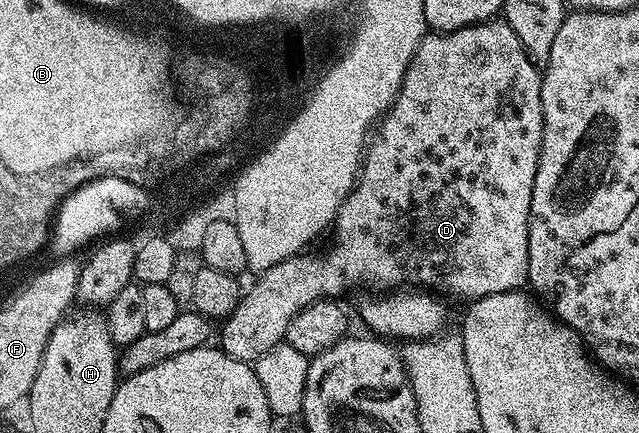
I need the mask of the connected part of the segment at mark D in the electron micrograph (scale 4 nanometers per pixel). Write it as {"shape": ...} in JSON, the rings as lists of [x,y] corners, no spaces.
{"shape":[[[493,18],[484,21],[482,24],[471,24],[470,26],[459,28],[453,32],[438,32],[435,34],[425,35],[424,39],[420,41],[419,46],[416,47],[416,52],[412,56],[412,61],[406,70],[404,81],[400,87],[400,92],[396,96],[396,101],[394,101],[391,108],[384,113],[382,119],[379,121],[378,127],[375,129],[374,135],[371,137],[370,143],[367,145],[364,159],[360,165],[360,174],[355,186],[352,188],[352,193],[345,198],[342,202],[342,206],[338,210],[338,214],[336,215],[334,221],[334,229],[336,228],[336,244],[330,245],[325,252],[314,253],[313,256],[308,256],[309,254],[297,254],[295,256],[291,256],[290,258],[286,258],[277,264],[269,263],[267,267],[265,267],[268,269],[266,269],[265,272],[262,273],[261,276],[249,286],[249,288],[247,285],[246,291],[243,295],[241,295],[240,301],[238,302],[238,306],[223,321],[222,327],[224,327],[224,329],[222,329],[221,332],[219,329],[218,332],[219,347],[223,348],[226,354],[230,354],[230,358],[238,358],[239,360],[255,362],[262,354],[266,354],[266,350],[270,350],[276,344],[281,343],[285,337],[287,337],[290,322],[303,308],[313,304],[314,302],[318,302],[322,298],[340,298],[340,295],[342,295],[343,292],[348,292],[351,288],[368,288],[364,290],[371,290],[376,294],[384,294],[389,290],[400,290],[405,286],[415,286],[417,289],[431,290],[433,293],[443,294],[445,297],[461,296],[461,298],[464,299],[464,302],[481,300],[483,296],[498,294],[499,292],[515,292],[523,289],[525,285],[528,284],[528,215],[530,214],[530,198],[532,197],[532,191],[534,190],[534,174],[538,170],[540,143],[542,142],[542,130],[544,129],[544,119],[542,118],[542,94],[540,93],[541,79],[541,69],[537,68],[536,65],[533,64],[531,58],[525,54],[524,47],[518,38],[518,34],[514,34],[514,30],[503,19]]]}

